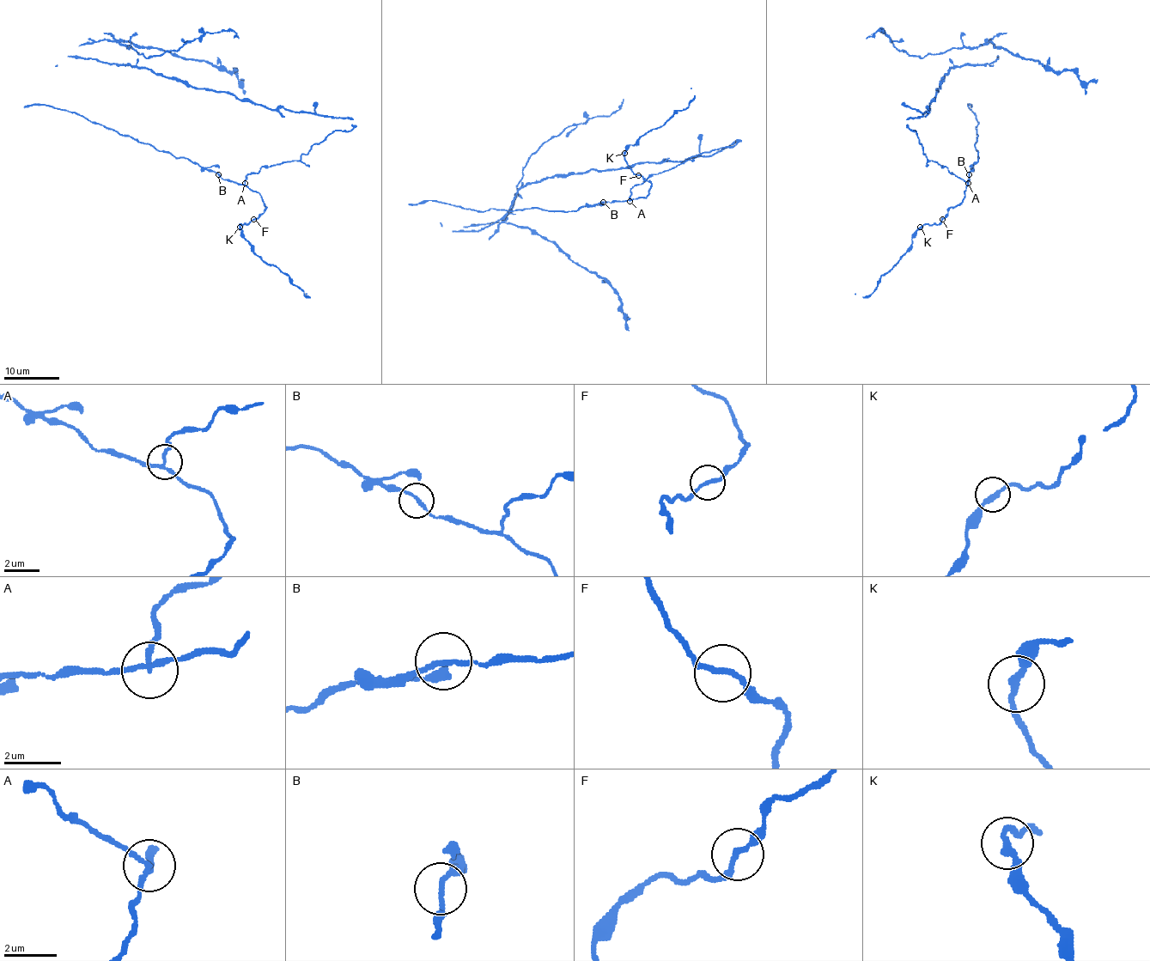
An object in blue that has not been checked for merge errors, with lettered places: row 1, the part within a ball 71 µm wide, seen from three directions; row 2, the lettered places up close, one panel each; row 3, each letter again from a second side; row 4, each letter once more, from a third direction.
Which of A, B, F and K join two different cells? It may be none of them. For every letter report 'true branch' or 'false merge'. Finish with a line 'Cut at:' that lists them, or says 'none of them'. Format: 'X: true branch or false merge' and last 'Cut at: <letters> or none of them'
A: false merge
B: true branch
F: true branch
K: true branch
Cut at: A

